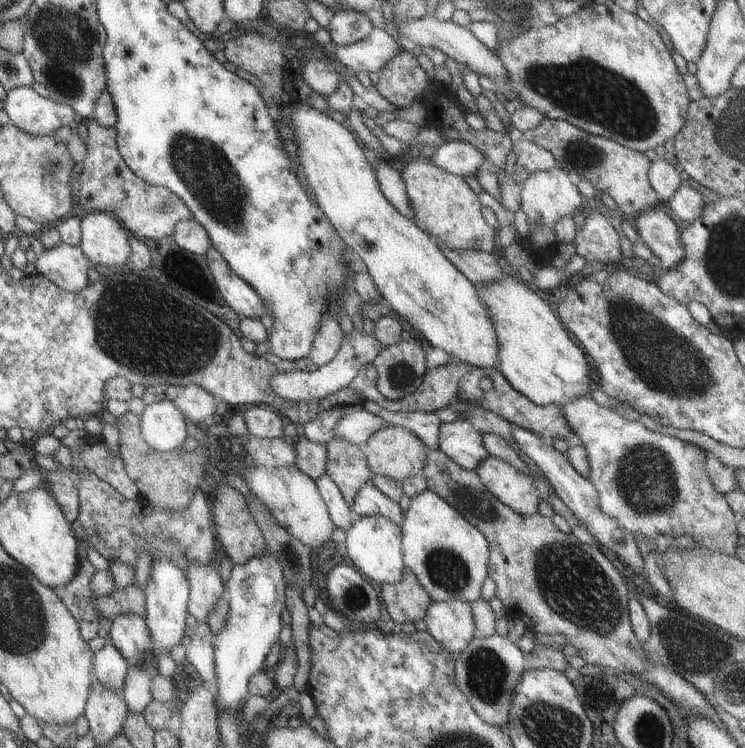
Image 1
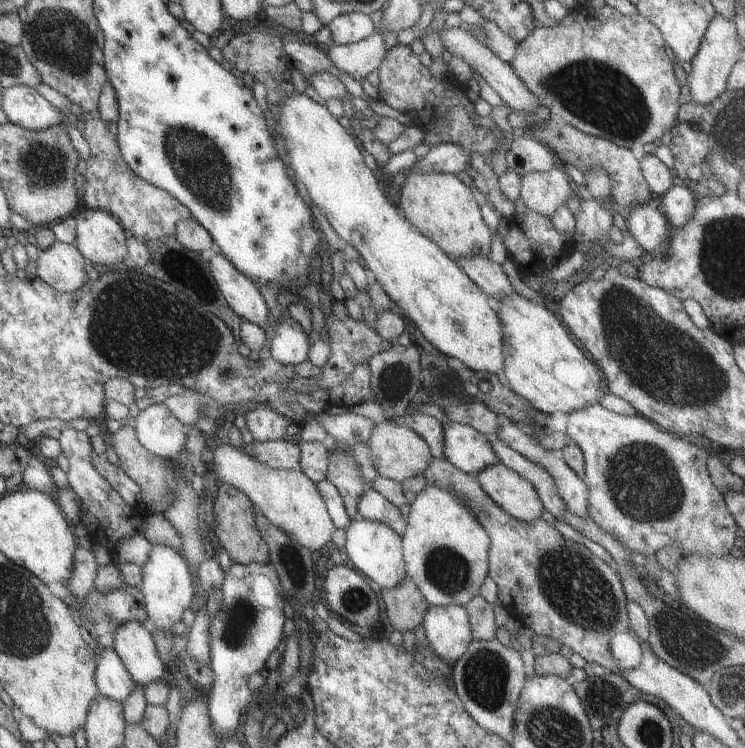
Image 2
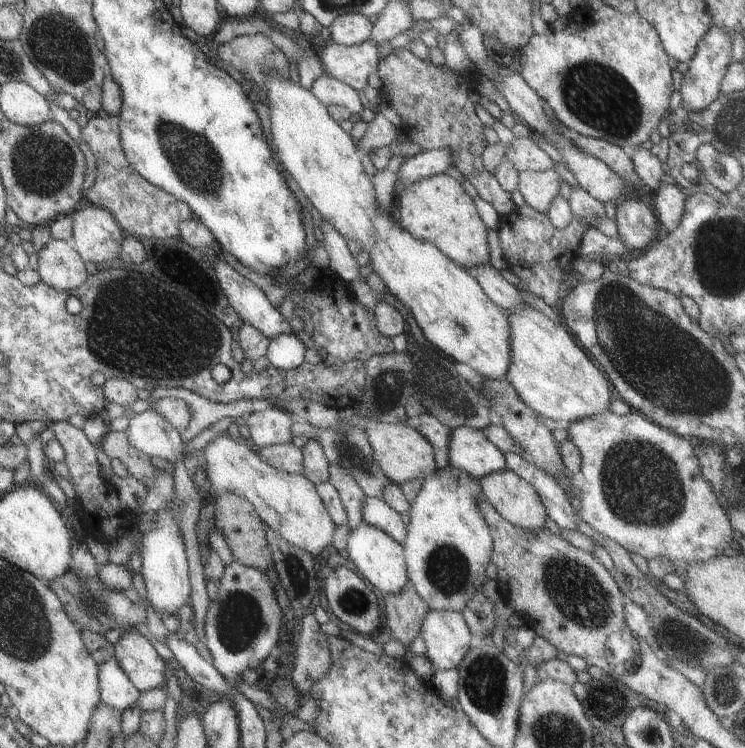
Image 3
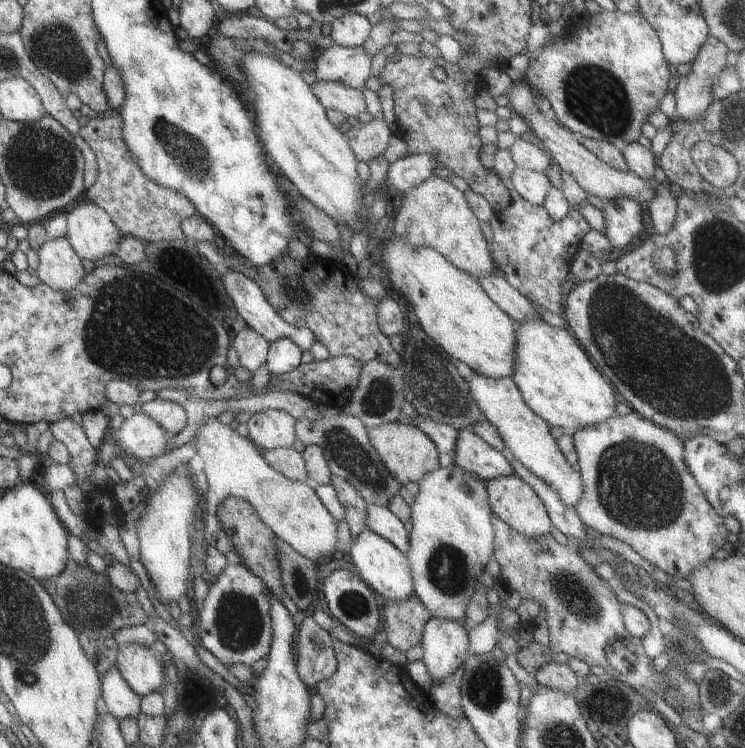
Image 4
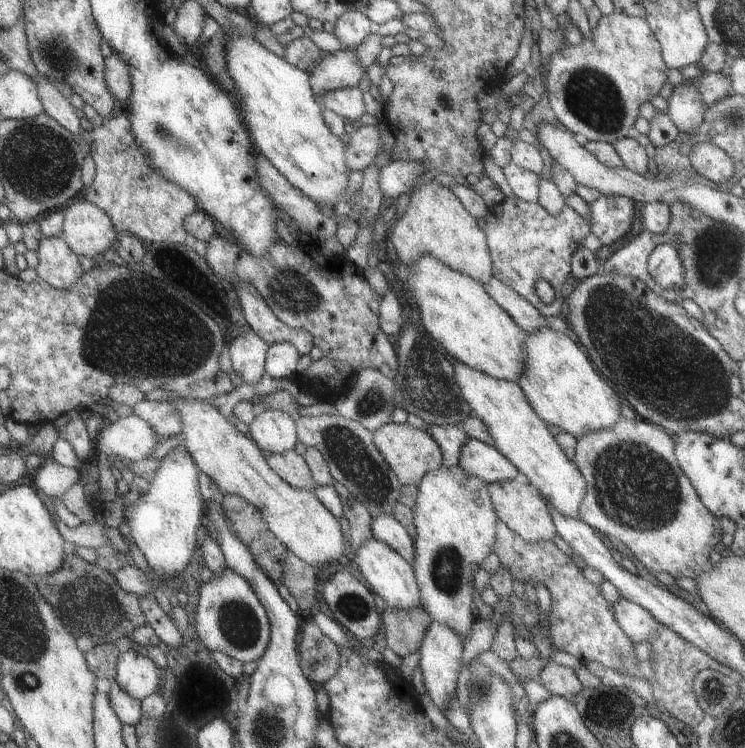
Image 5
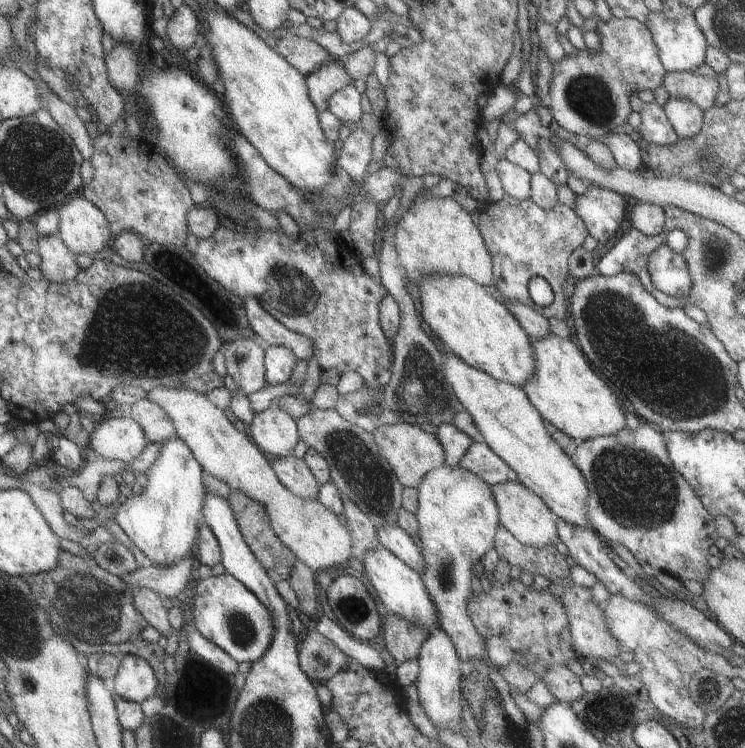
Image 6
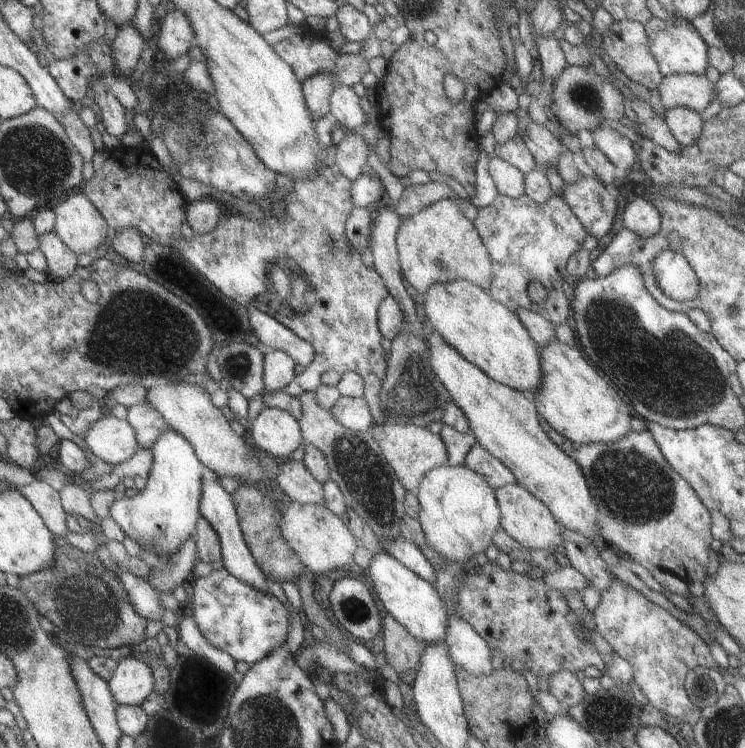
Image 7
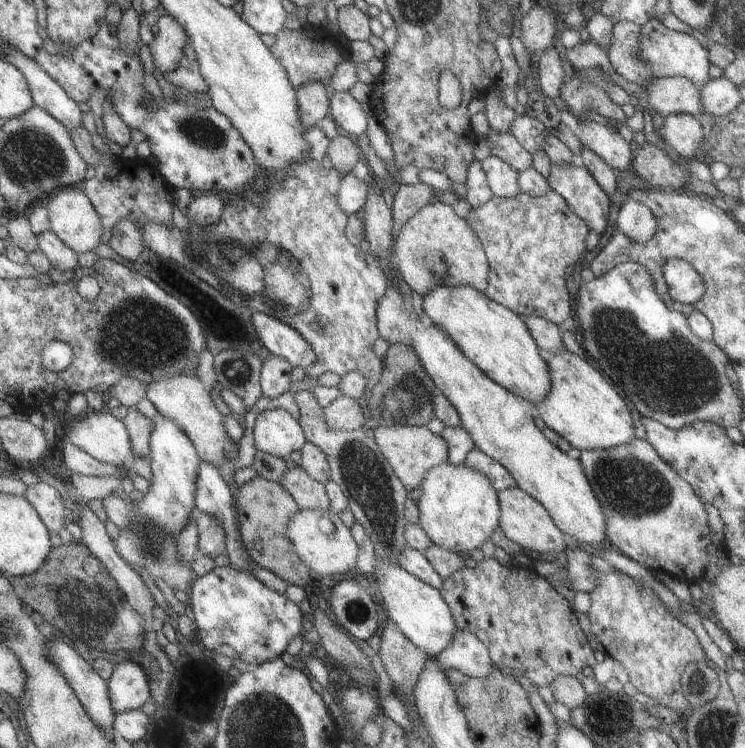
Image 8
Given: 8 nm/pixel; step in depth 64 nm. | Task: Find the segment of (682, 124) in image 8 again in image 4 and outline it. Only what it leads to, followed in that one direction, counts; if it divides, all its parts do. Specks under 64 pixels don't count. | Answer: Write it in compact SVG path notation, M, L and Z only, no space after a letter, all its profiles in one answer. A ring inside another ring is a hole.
M709 35L691 62L690 72L679 78L674 117L693 123L713 101L711 87L727 65L729 48L718 37Z

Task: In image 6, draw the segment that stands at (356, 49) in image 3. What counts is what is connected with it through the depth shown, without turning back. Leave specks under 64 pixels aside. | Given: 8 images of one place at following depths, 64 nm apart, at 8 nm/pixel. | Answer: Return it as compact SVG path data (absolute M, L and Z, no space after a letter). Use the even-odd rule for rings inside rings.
M337 58L319 66L318 69L306 76L306 80L310 100L320 112L327 110L328 99L331 94L334 94L334 91L353 84L355 81Z

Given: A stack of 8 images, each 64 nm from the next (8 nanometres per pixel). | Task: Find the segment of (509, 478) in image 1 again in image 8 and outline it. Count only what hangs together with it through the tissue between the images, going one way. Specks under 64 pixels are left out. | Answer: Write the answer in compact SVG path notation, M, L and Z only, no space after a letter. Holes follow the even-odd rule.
M520 487L505 488L497 491L499 502L499 527L512 542L532 552L557 552L564 554L565 548L569 545L566 535L554 524L548 511L537 500L534 500Z

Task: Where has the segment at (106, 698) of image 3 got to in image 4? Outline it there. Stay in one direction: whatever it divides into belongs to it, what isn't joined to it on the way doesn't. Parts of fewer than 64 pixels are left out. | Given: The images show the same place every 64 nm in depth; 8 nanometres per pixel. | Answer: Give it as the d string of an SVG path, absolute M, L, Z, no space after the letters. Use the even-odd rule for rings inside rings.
M115 664L101 676L101 703L119 721L141 712L141 696L132 690Z

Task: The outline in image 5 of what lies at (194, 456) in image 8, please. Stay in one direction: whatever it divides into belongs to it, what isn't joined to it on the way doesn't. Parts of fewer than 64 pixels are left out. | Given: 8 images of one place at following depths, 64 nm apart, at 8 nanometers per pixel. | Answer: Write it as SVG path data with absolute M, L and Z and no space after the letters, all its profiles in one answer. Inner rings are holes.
M185 447L173 448L152 474L148 490L124 511L133 542L159 579L173 579L183 574L194 554L198 525L205 521L198 472L192 461Z

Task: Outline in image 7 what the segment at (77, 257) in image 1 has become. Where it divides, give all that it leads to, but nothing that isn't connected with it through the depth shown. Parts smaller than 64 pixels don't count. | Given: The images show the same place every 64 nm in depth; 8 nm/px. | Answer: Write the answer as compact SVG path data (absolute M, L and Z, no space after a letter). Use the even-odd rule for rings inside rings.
M54 231L38 237L39 249L46 257L48 266L47 274L53 274L58 278L68 278L74 274L77 263L77 254L73 253L57 236Z

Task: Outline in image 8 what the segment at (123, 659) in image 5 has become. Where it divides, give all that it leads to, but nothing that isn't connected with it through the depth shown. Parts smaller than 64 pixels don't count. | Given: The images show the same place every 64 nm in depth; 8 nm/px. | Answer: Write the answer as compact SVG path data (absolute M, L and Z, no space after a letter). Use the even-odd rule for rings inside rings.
M131 659L115 665L107 680L107 687L115 714L140 709L151 698L148 673Z

